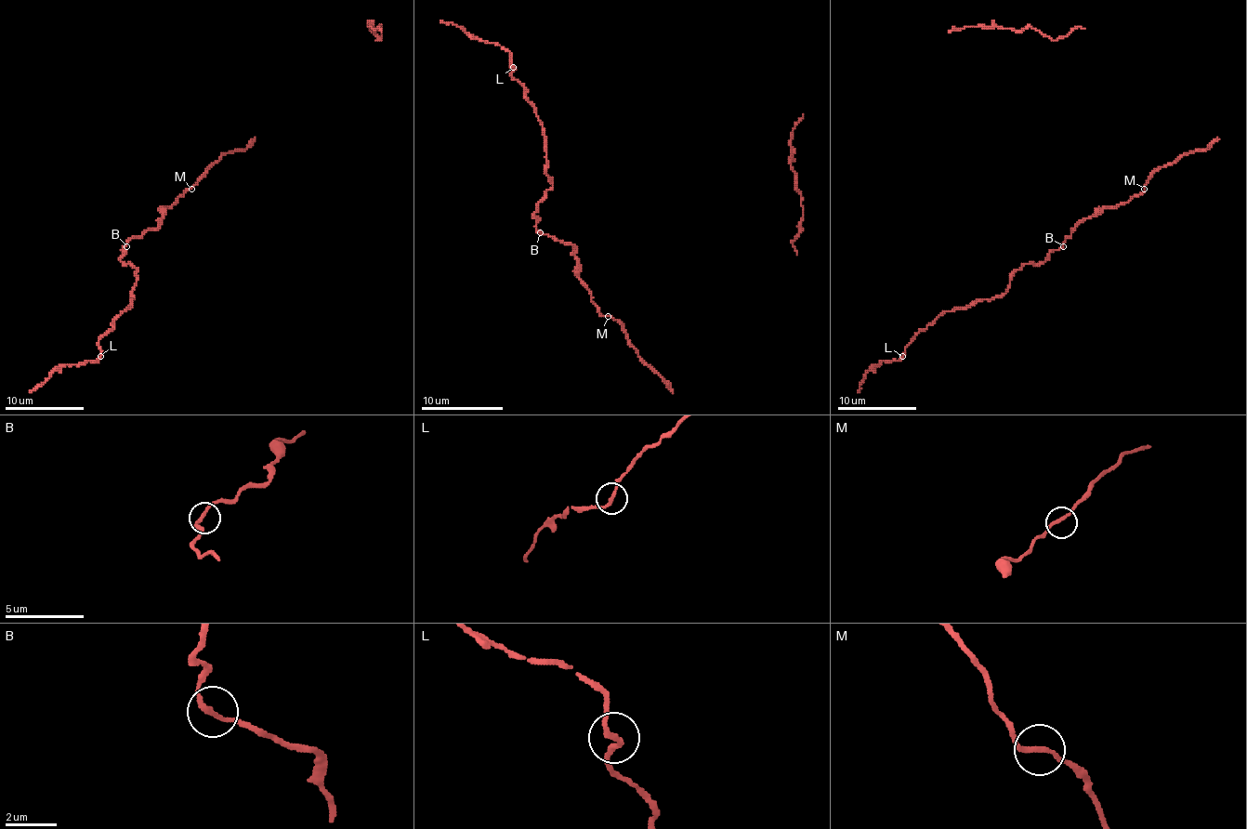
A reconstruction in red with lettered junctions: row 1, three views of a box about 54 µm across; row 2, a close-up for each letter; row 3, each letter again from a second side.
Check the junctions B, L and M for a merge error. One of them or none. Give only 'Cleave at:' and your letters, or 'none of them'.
Cleave at: none of them

